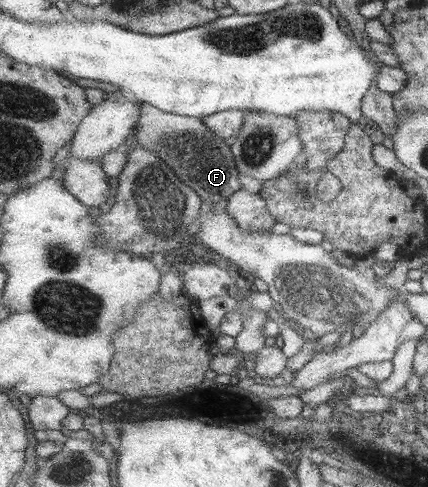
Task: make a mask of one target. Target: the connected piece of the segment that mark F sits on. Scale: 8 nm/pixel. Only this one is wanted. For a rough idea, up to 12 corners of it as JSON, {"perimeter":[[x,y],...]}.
{"perimeter":[[142,103],[139,146],[212,205],[240,190],[231,141]]}

